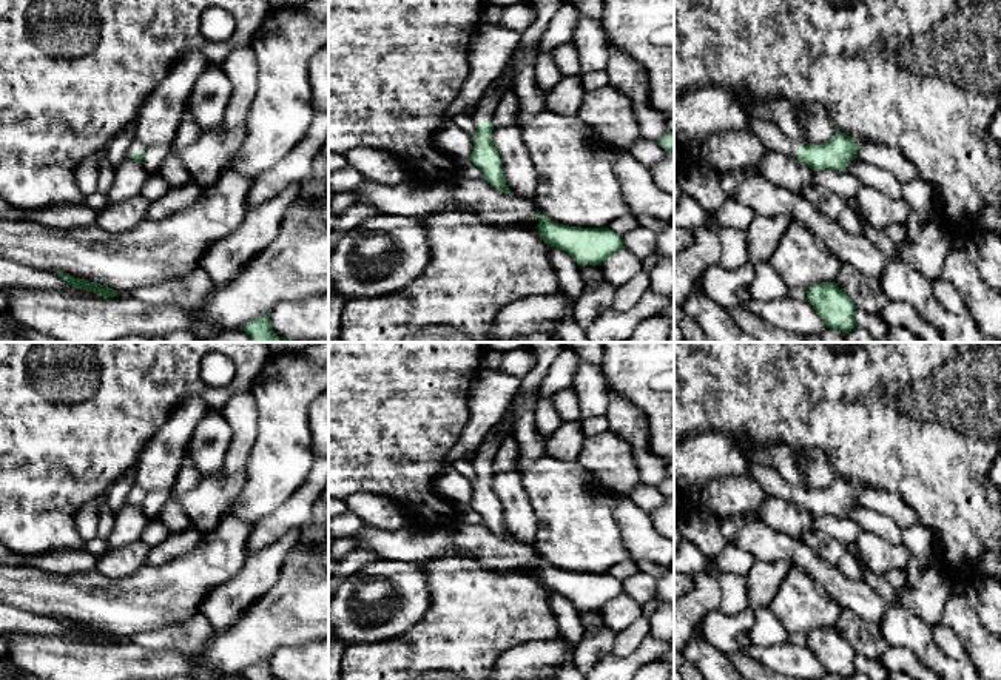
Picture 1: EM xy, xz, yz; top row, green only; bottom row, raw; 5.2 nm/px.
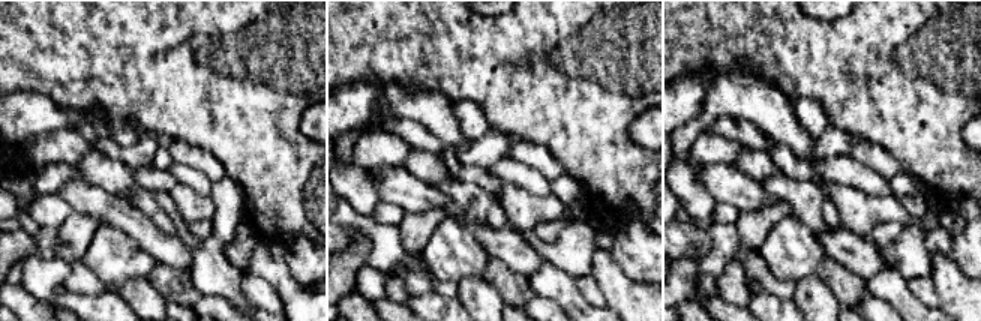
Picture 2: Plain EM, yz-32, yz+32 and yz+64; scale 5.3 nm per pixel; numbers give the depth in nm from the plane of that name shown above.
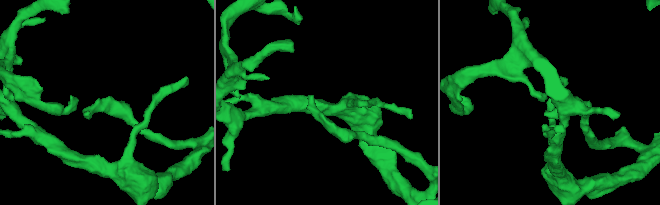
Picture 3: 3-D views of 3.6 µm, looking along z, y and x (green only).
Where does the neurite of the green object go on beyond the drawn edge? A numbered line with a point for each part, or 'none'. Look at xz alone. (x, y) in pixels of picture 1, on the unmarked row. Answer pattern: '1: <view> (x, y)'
1: xz (486, 452)

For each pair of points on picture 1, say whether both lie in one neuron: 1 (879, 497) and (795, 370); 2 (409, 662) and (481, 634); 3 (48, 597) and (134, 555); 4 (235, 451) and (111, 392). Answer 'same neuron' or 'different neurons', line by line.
1: different neurons
2: same neuron
3: different neurons
4: different neurons

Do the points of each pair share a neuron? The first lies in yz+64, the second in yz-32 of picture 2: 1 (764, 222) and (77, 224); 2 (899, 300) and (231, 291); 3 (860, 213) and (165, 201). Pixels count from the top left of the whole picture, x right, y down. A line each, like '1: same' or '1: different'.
1: same
2: same
3: different

